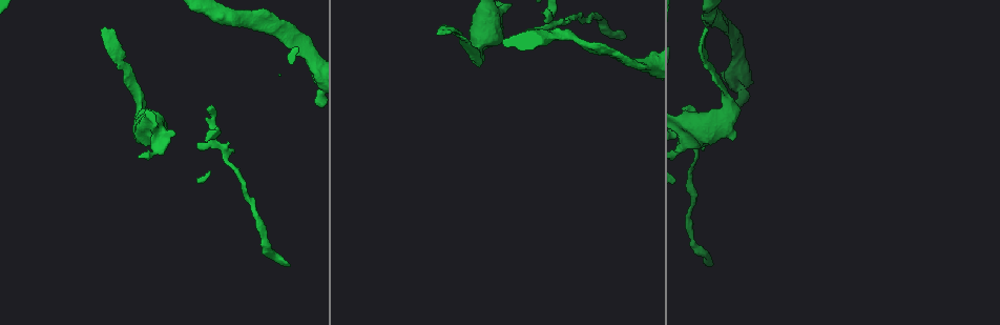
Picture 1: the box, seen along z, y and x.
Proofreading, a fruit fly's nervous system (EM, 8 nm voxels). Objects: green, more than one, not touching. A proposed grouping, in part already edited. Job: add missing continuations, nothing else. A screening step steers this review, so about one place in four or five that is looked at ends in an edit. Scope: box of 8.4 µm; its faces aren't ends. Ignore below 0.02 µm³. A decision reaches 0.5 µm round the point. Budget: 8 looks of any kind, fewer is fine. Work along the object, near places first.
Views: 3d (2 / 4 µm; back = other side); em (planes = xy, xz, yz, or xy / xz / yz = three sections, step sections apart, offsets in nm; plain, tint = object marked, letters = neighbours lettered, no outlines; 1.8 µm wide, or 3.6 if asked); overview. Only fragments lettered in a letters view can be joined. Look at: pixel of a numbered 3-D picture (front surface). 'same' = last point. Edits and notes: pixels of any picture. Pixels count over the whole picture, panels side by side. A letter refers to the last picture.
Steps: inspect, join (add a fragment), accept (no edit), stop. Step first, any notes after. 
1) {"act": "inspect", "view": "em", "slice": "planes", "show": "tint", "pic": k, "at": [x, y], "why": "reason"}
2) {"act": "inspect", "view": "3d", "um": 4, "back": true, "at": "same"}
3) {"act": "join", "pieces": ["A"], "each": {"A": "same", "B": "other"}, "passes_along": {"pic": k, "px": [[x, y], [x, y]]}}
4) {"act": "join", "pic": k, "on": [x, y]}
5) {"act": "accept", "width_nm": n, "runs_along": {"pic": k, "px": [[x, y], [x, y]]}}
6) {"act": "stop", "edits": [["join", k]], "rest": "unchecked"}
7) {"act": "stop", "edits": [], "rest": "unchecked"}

{"act": "inspect", "view": "3d", "um": 4, "pic": 1, "at": [732, 139], "why": "an open end"}

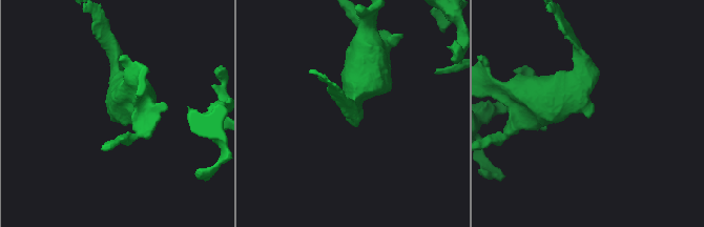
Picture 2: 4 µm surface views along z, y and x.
{"act": "inspect", "view": "em", "slice": "xz", "step": 4, "show": "letters", "pic": 2, "at": [591, 114], "why": "need the tissue"}

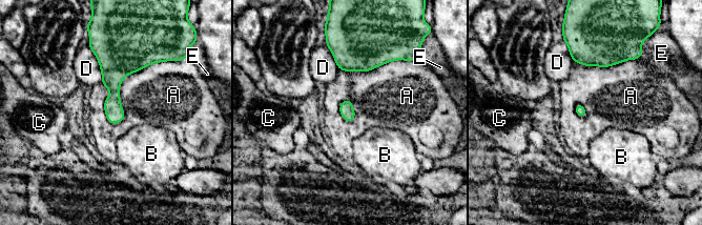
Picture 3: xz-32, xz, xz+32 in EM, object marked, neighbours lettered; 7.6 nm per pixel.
{"act": "inspect", "view": "em", "slice": "planes", "show": "letters", "at": "same", "why": "cut it another way"}

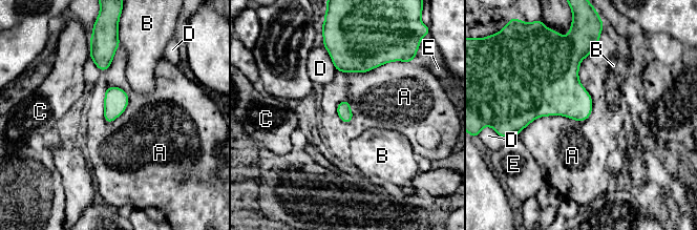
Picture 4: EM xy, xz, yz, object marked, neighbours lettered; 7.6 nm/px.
{"act": "accept", "longest_contact_nm": ["A", 800], "each": {"A": "other", "B": "other", "C": "other", "D": "other", "E": "other"}, "border": {"pic": 4, "px": [[587, 57], [591, 113], [516, 134]]}, "found": "none of them fits"}

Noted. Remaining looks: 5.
{"act": "inspect", "view": "em", "slice": "xy", "step": 4, "show": "tint", "pic": 1, "at": [553, 24], "why": "sudden change in width"}

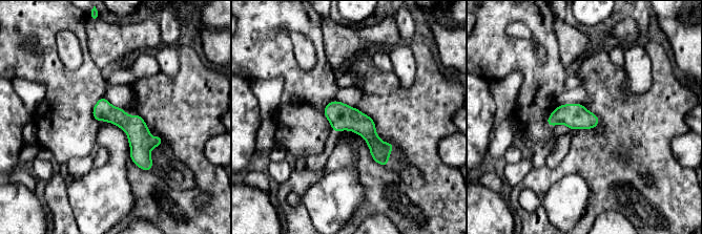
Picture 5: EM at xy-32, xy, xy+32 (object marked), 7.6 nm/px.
{"act": "inspect", "view": "em", "slice": "planes", "show": "letters", "at": "same"}

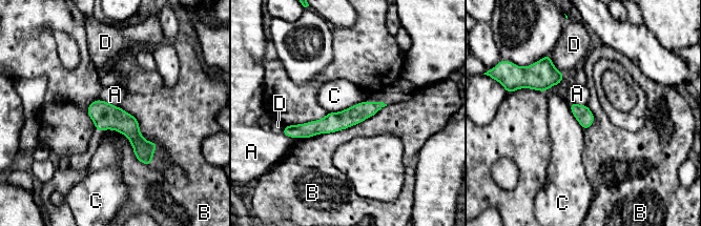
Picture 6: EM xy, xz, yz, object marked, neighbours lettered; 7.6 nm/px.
{"act": "accept", "each": {"A": "other", "B": "other", "C": "other", "D": "other"}, "border": {"pic": 6, "px": [[365, 100], [342, 110], [329, 112]]}, "found": "no lettered fragment goes on from it"}

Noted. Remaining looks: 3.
{"act": "inspect", "view": "3d", "um": 2, "back": true, "pic": 1, "at": [445, 33], "why": "tapers out"}

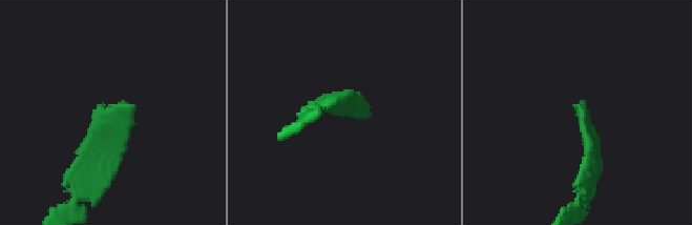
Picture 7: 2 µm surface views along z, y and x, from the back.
{"act": "inspect", "view": "em", "slice": "xz", "step": 16, "show": "letters", "pic": 7, "at": [102, 103], "why": "need the tissue"}

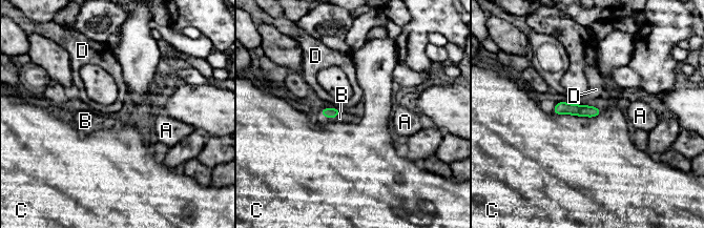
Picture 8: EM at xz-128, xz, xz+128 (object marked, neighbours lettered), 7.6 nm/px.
{"act": "join", "pieces": ["B"], "each": {"A": "other", "B": "same", "C": "other", "D": "other"}, "passes_along": {"pic": 8, "px": [[330, 112], [329, 118], [339, 118]]}, "found": "it goes on there"}

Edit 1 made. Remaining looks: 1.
{"act": "stop", "edits": [["join", 8]], "rest": "unchecked"}

